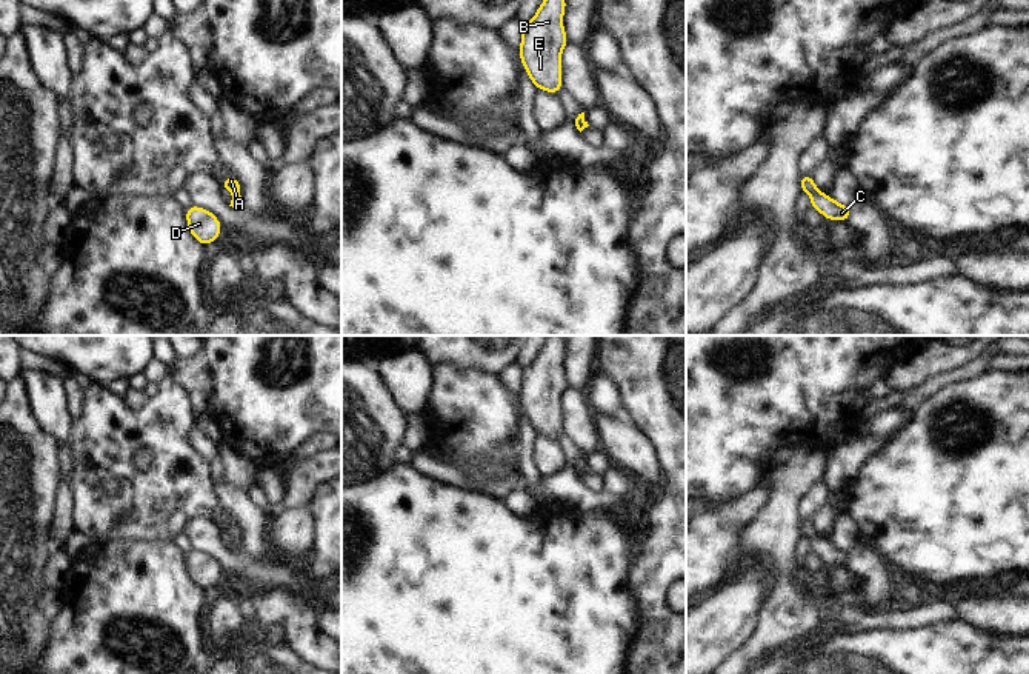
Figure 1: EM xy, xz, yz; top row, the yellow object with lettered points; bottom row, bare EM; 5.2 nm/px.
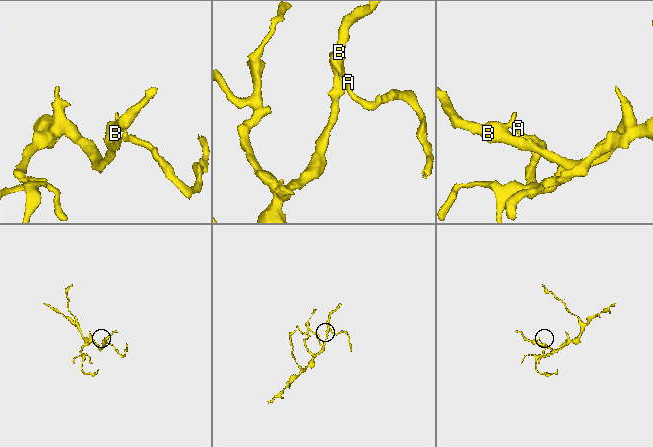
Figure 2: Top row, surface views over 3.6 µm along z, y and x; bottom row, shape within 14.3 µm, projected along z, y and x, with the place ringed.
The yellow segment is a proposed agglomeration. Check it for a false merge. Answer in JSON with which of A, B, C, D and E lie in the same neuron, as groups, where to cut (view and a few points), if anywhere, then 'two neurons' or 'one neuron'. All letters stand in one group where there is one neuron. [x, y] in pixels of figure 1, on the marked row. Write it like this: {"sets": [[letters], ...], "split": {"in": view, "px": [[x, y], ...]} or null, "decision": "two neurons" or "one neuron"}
{"sets": [["A", "B", "C", "D", "E"]], "split": null, "decision": "one neuron"}

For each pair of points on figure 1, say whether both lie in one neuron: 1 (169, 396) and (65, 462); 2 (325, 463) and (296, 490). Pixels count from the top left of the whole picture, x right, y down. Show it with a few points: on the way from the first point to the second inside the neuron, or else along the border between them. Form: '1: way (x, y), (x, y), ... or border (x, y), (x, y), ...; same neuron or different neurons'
1: border (68, 443), (71, 456), (69, 482); different neurons
2: way (317, 470), (303, 482); same neuron

